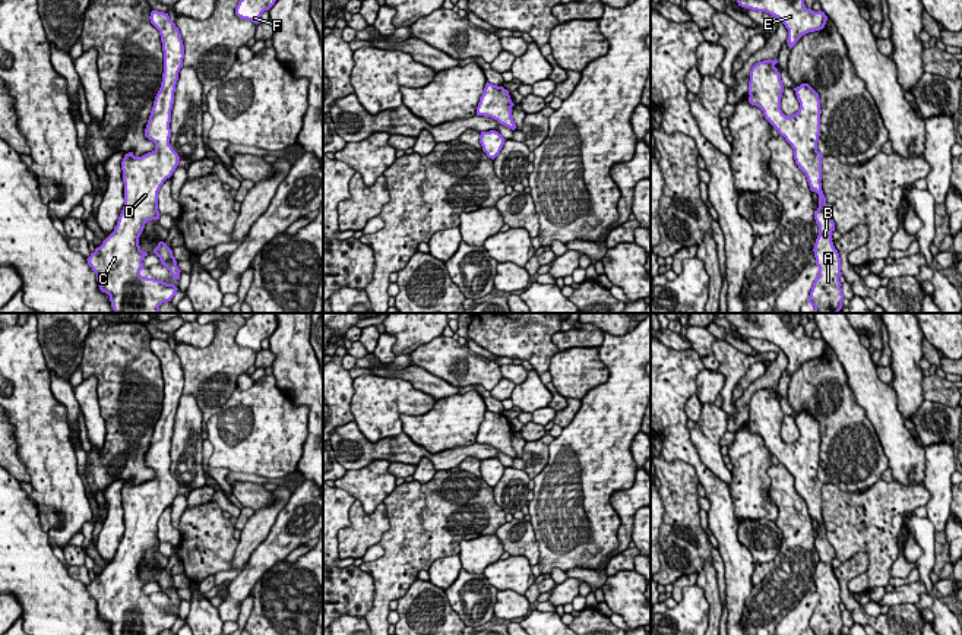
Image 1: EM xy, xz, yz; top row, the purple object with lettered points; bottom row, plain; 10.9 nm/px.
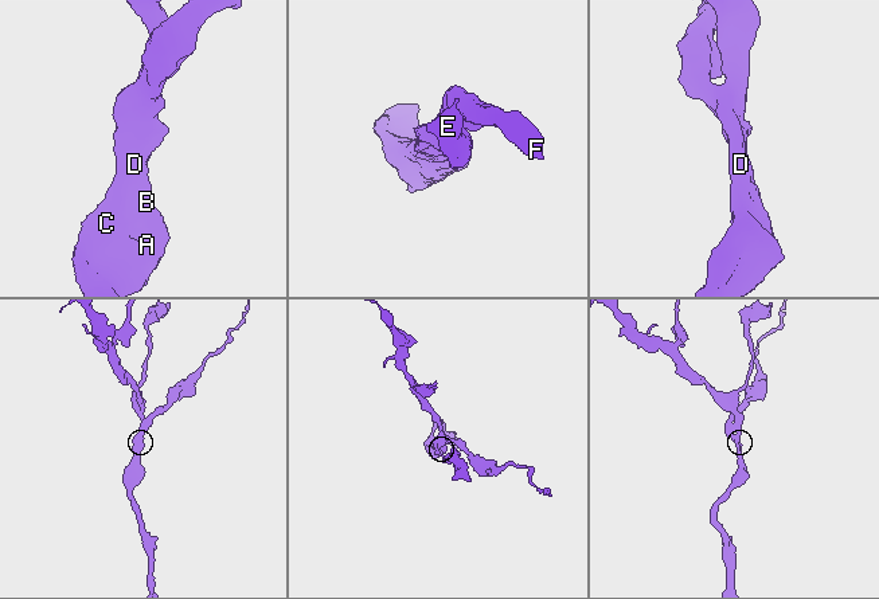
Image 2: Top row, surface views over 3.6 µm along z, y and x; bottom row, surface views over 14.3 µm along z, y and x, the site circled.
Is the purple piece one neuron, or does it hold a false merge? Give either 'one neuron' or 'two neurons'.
one neuron

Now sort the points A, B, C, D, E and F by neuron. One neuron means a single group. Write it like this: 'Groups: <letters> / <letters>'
Groups: A B C D E F

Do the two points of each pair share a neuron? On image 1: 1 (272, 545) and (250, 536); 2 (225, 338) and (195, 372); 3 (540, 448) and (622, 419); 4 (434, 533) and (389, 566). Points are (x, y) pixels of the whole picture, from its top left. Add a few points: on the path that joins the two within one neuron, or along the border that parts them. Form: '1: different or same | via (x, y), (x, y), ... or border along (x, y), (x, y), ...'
1: different | border along (281, 511), (268, 536), (247, 561)
2: same | via (220, 347), (203, 363)
3: different | border along (554, 438), (550, 444), (548, 461), (535, 477)
4: same | via (423, 536), (401, 558)

